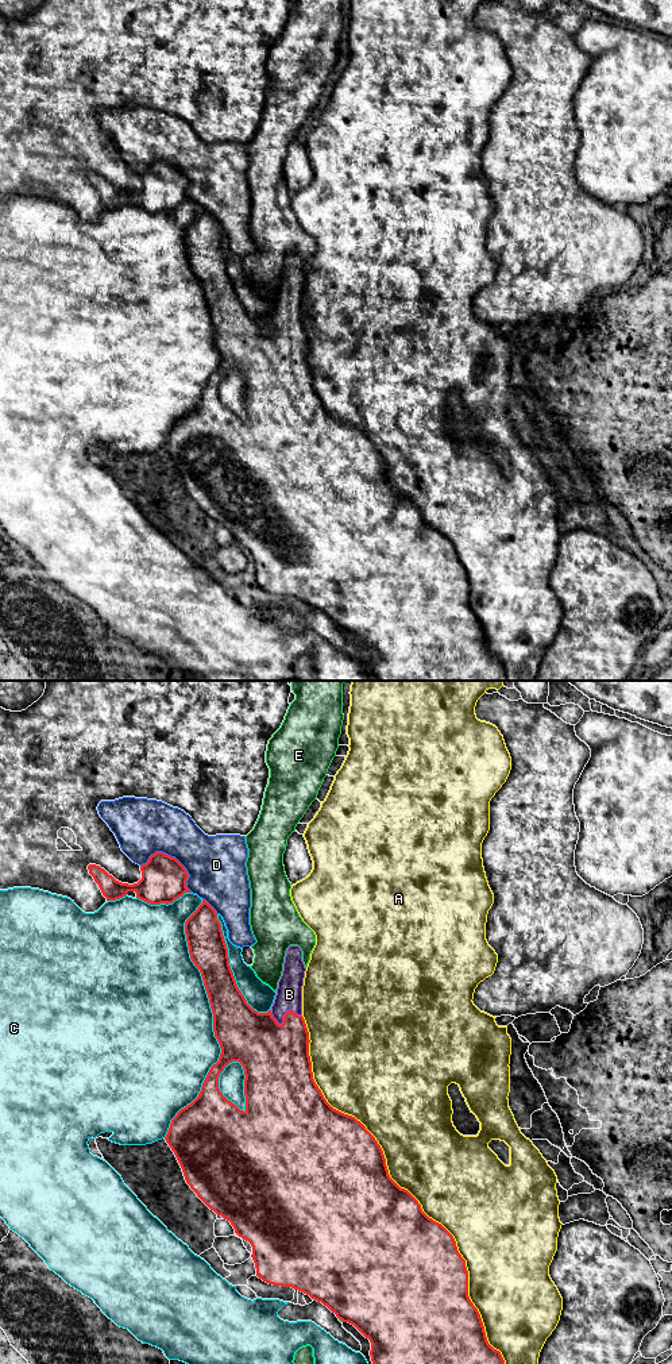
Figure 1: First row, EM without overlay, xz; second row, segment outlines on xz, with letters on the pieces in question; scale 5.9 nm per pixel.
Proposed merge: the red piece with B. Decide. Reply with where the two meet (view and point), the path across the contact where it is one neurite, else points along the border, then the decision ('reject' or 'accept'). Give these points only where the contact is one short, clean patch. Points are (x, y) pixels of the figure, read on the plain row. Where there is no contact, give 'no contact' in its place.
meets red in xz at (284, 327); runs through xz (275, 368), (284, 327), (289, 303); accept

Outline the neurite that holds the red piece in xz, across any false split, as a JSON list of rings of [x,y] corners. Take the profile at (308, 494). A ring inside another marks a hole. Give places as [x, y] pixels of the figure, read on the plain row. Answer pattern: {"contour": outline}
{"contour": [[[205,208],[186,228],[185,243],[190,267],[200,278],[204,289],[213,321],[215,346],[221,357],[219,370],[211,375],[198,405],[177,421],[165,446],[182,477],[186,492],[211,519],[231,531],[239,546],[251,552],[251,566],[259,587],[273,594],[291,596],[309,604],[327,614],[339,628],[354,633],[368,647],[371,651],[371,670],[378,681],[507,681],[501,660],[488,652],[480,623],[468,605],[468,579],[453,544],[441,532],[429,527],[422,520],[418,509],[390,486],[383,459],[375,446],[355,425],[333,417],[313,388],[309,340],[302,325],[302,294],[306,277],[302,270],[301,257],[298,254],[287,257],[274,312],[267,321],[258,321],[247,312],[236,293],[221,232],[217,228],[216,219]],[[232,370],[239,370],[246,384],[244,420],[228,409],[219,397],[219,385]]]}

